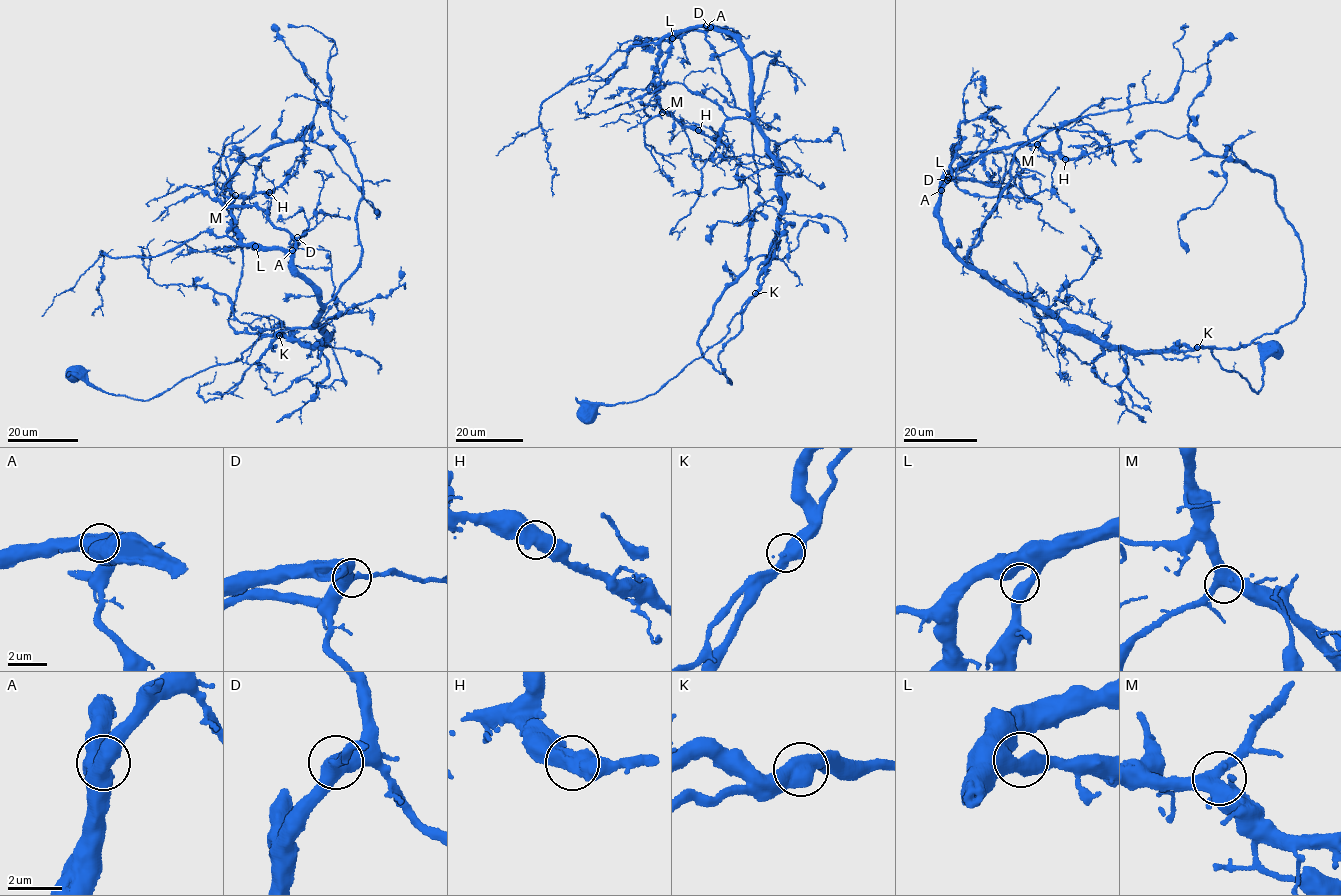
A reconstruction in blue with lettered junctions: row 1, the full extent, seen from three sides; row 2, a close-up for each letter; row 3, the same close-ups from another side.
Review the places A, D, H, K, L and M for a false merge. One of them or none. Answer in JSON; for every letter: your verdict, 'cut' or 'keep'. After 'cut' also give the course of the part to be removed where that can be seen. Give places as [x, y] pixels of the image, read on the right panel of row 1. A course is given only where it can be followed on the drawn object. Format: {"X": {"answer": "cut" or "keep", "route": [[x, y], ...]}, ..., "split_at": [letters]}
{"A": {"answer": "keep"}, "D": {"answer": "keep"}, "H": {"answer": "keep"}, "K": {"answer": "keep"}, "L": {"answer": "keep"}, "M": {"answer": "keep"}, "split_at": []}

